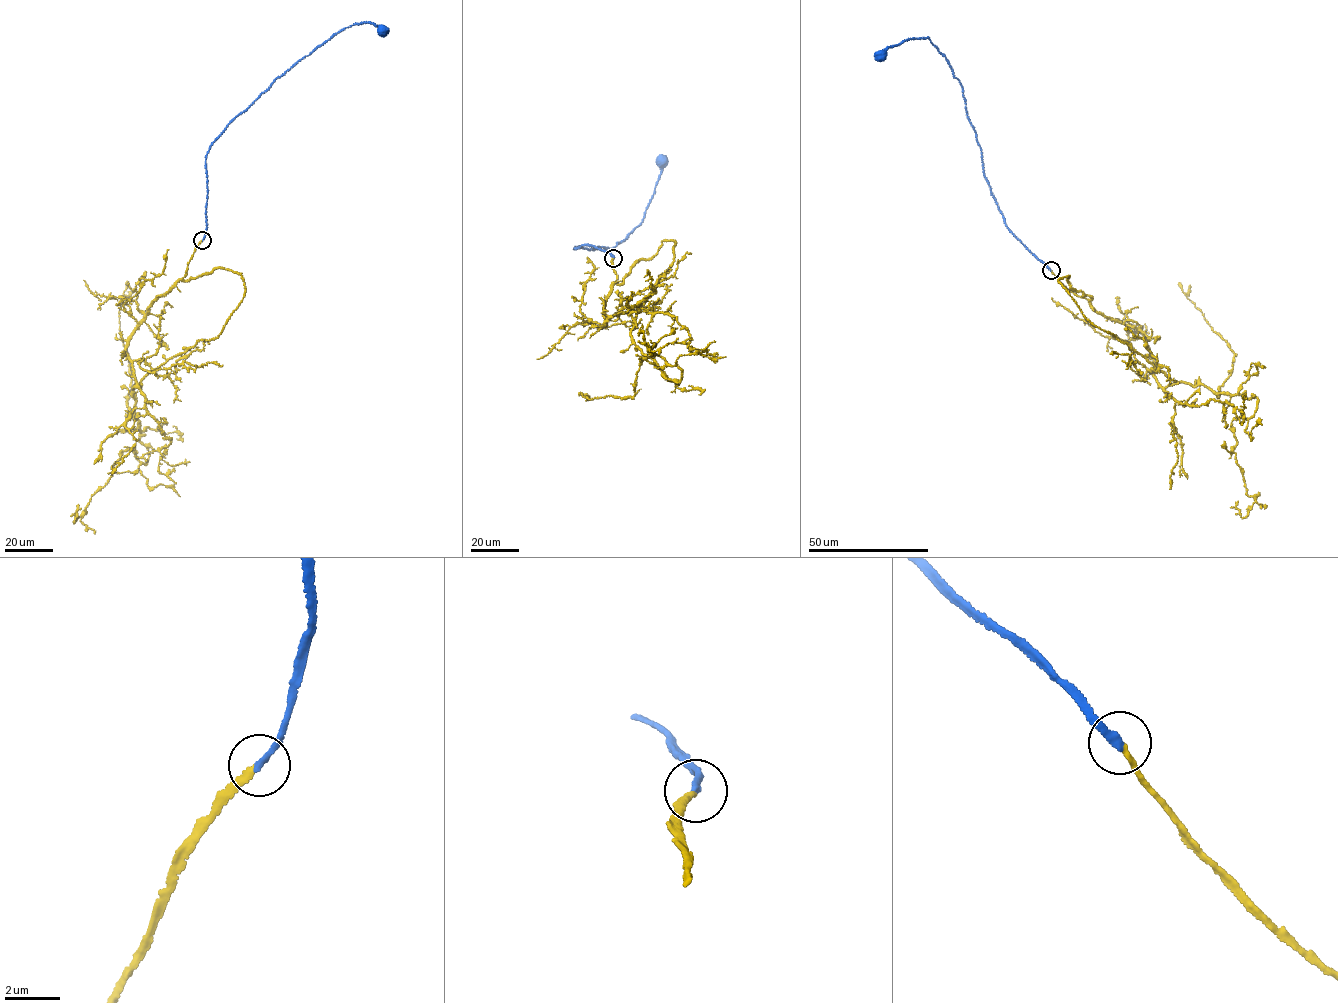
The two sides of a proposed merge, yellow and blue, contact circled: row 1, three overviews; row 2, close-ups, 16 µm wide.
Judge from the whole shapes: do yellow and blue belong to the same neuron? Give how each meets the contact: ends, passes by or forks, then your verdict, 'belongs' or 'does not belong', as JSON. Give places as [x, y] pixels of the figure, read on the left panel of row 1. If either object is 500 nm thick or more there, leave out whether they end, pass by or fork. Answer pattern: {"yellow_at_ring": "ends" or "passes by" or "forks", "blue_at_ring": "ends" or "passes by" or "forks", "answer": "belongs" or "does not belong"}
{"yellow_at_ring": "ends", "blue_at_ring": "ends", "answer": "belongs"}

